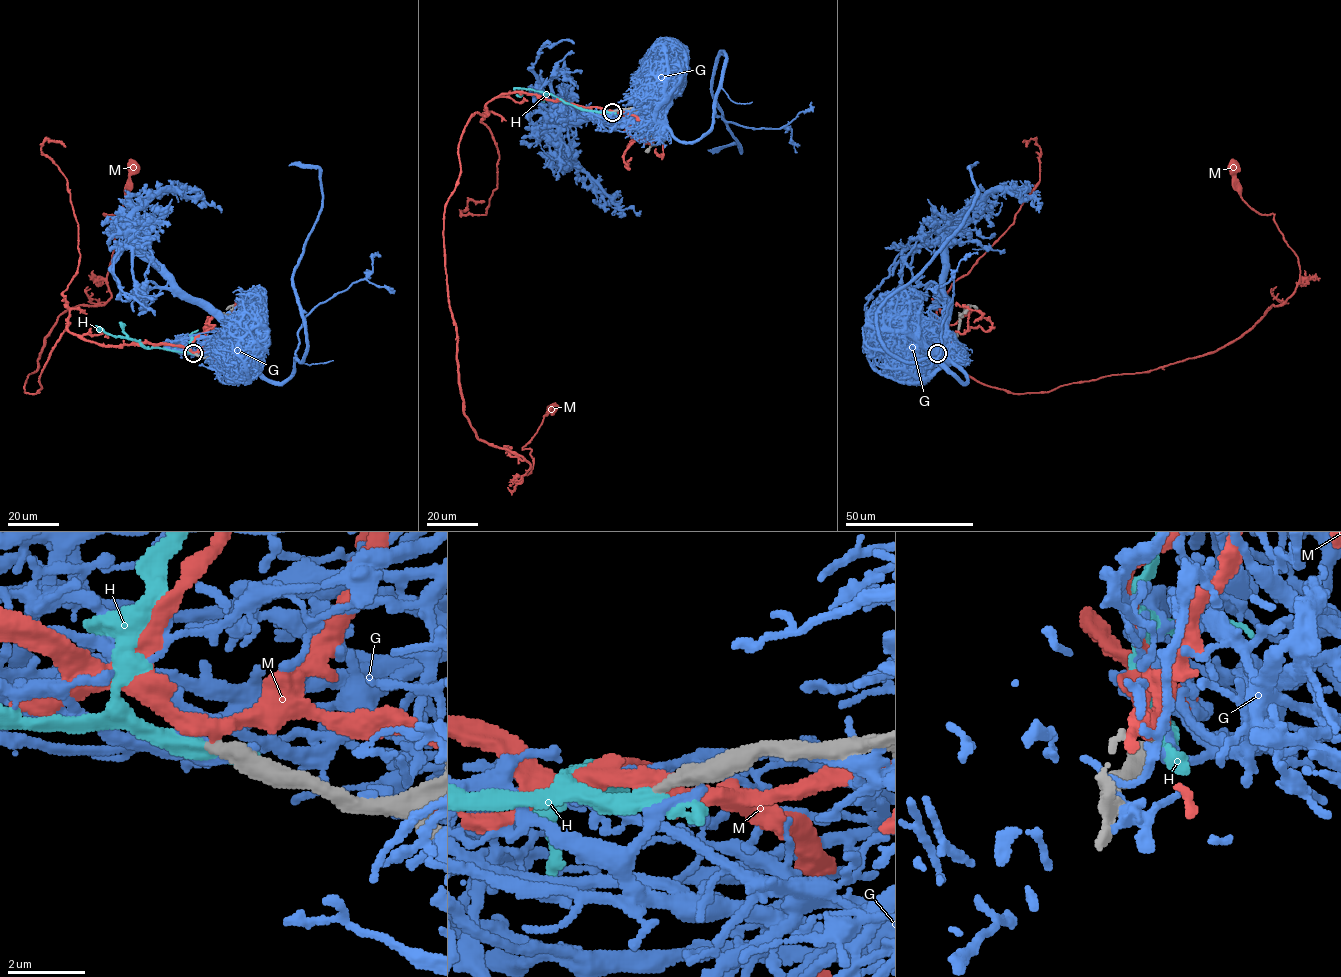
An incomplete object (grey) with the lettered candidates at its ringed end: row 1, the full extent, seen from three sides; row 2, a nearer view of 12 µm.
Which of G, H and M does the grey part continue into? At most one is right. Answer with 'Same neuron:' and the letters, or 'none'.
Same neuron: H

